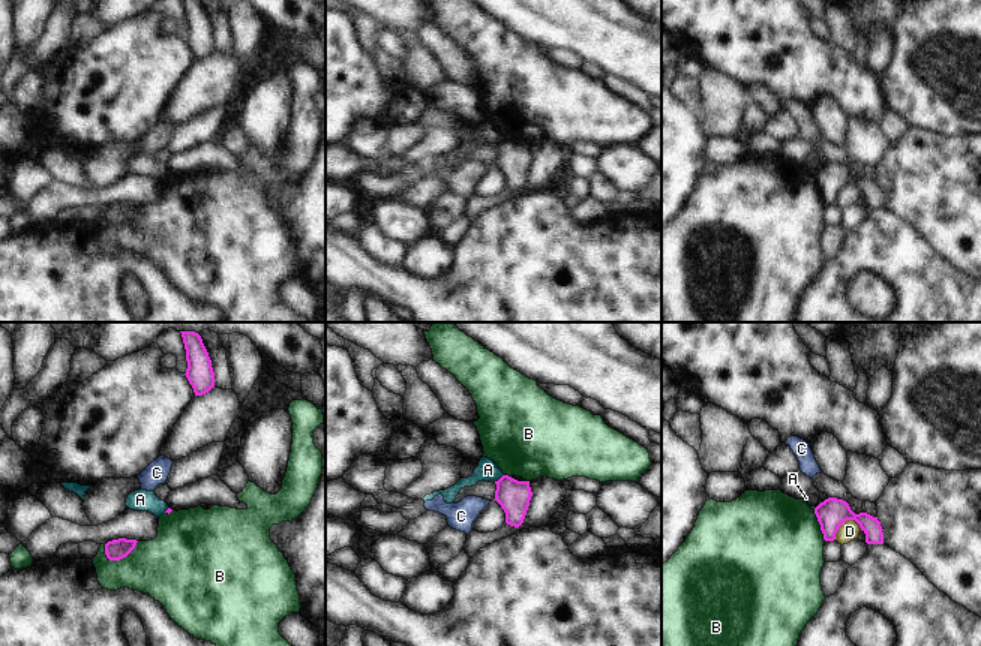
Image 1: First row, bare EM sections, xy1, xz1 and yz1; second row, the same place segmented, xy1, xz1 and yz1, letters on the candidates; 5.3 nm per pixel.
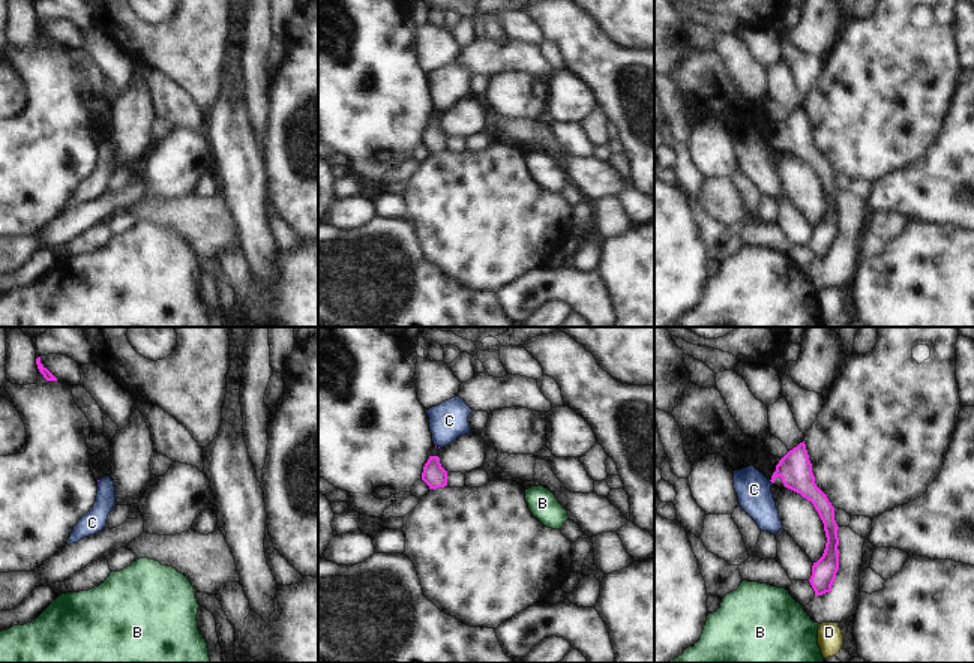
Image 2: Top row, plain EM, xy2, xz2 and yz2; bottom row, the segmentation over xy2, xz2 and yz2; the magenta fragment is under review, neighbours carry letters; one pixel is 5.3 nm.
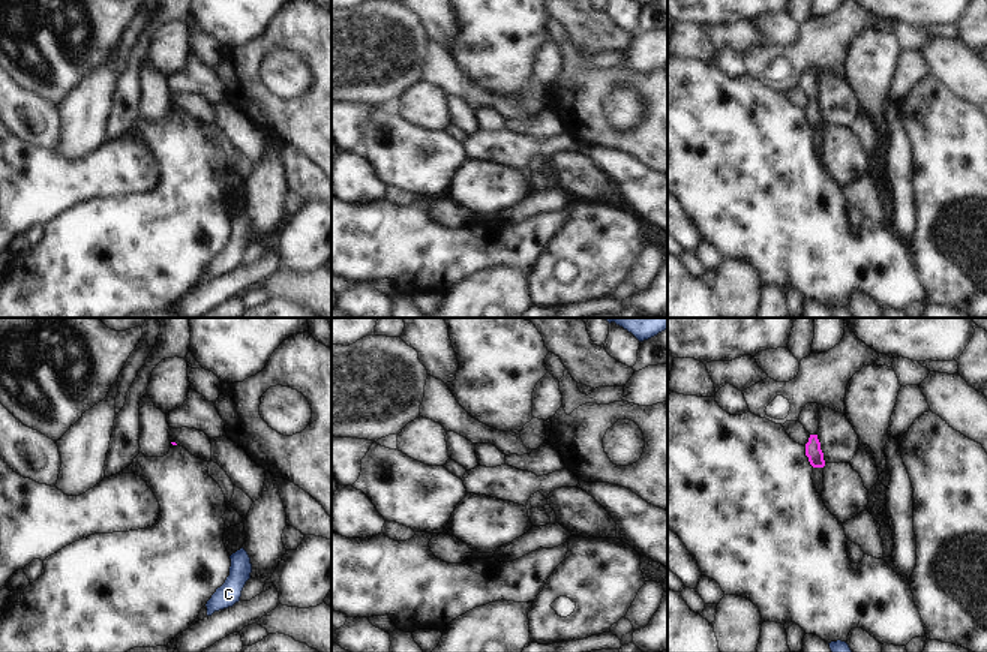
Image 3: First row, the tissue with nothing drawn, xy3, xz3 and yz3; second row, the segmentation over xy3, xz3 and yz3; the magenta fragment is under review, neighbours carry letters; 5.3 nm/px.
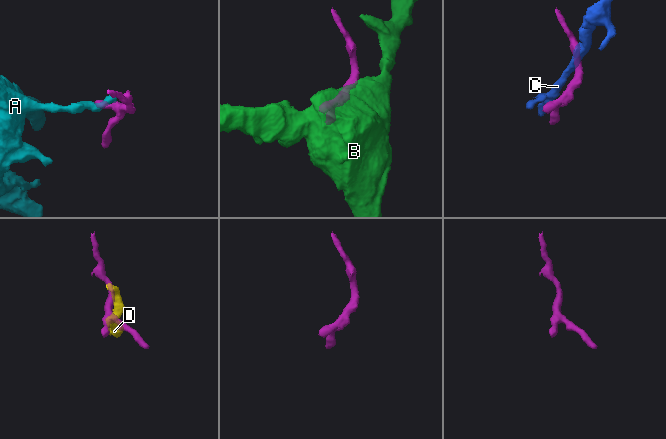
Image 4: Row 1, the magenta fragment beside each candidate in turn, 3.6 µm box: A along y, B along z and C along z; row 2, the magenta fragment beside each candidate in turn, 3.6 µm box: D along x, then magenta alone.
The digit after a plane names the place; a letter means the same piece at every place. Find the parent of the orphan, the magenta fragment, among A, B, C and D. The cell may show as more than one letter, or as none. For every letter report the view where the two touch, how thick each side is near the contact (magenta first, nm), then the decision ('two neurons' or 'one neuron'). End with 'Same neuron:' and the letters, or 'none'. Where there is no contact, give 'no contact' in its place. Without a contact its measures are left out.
A: contact in xz1; calibres 170 and 110 nm; two neurons
B: contact in xy1; calibres 110 and 340 nm; two neurons
C: no contact; two neurons
D: contact in yz1; calibres 160 and 110 nm; two neurons
Same neuron: none

